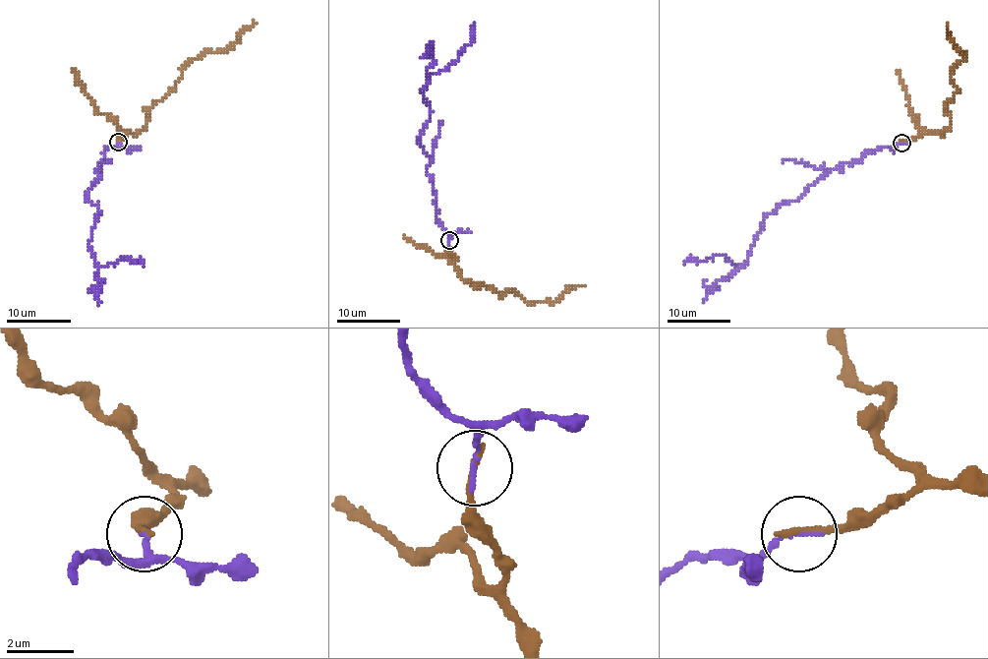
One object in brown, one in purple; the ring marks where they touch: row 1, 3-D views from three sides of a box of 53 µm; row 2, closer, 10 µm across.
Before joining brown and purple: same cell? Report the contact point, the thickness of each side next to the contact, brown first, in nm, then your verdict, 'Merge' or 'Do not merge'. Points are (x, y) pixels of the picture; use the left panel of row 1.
Place: (118, 142). Thickness 220 nm (brown) against 150 nm. Merge

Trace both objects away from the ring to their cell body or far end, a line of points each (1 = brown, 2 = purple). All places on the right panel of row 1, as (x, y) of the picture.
1: (902, 143), (942, 135), (950, 125), (948, 101), (956, 90), (952, 70), (963, 60), (952, 42), (947, 24)
2: (902, 143), (843, 161), (800, 197), (779, 205), (764, 217), (745, 262), (735, 265), (720, 255), (683, 264)

